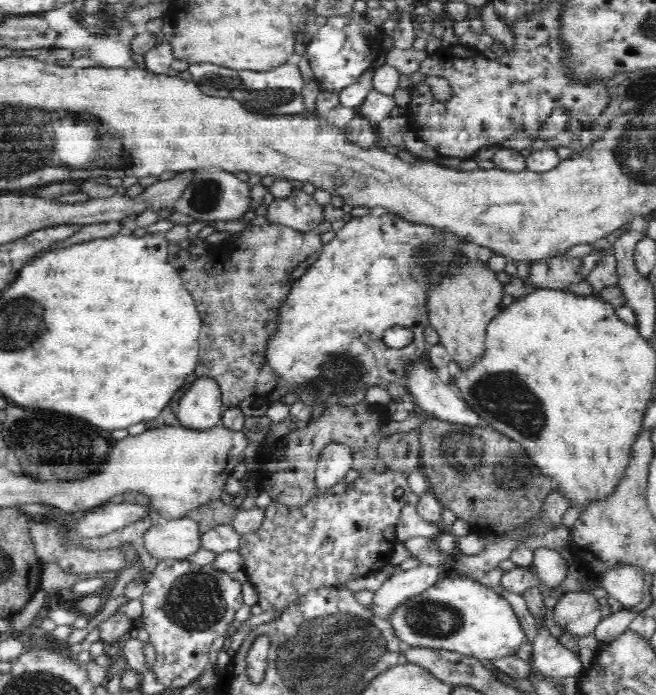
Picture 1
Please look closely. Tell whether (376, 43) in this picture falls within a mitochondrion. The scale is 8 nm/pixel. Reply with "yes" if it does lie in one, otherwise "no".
no

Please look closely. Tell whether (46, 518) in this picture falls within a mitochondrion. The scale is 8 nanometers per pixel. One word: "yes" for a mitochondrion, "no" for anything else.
no

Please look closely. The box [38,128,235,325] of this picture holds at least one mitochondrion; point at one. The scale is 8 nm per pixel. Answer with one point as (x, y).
(205, 195)

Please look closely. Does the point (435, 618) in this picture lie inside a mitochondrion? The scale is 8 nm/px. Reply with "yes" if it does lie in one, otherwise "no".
yes

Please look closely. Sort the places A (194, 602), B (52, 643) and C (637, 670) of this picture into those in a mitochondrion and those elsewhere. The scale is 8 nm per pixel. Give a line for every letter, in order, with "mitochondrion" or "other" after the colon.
A: mitochondrion
B: other
C: other

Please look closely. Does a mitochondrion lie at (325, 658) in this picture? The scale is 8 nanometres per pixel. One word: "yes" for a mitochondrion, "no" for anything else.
yes

